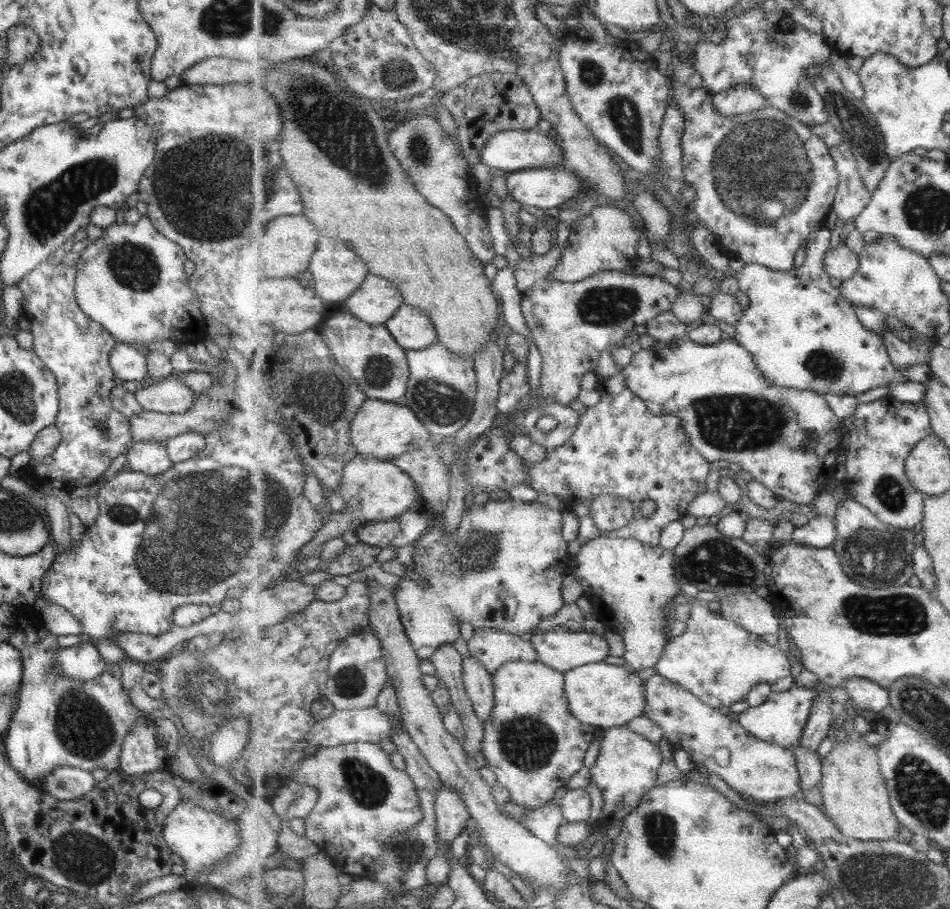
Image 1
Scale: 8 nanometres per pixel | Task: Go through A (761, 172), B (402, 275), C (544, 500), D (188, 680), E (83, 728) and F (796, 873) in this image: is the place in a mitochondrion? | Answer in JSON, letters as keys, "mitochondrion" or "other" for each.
{"A":"mitochondrion","B":"other","C":"other","D":"mitochondrion","E":"mitochondrion","F":"other"}

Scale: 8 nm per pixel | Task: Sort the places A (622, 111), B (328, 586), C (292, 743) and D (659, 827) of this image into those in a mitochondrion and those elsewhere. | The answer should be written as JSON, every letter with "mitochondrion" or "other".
{"A":"mitochondrion","B":"other","C":"other","D":"mitochondrion"}

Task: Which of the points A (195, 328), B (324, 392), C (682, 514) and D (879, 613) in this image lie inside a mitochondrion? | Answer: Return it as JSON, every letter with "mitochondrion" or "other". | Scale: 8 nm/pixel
{"A":"other","B":"mitochondrion","C":"other","D":"mitochondrion"}

